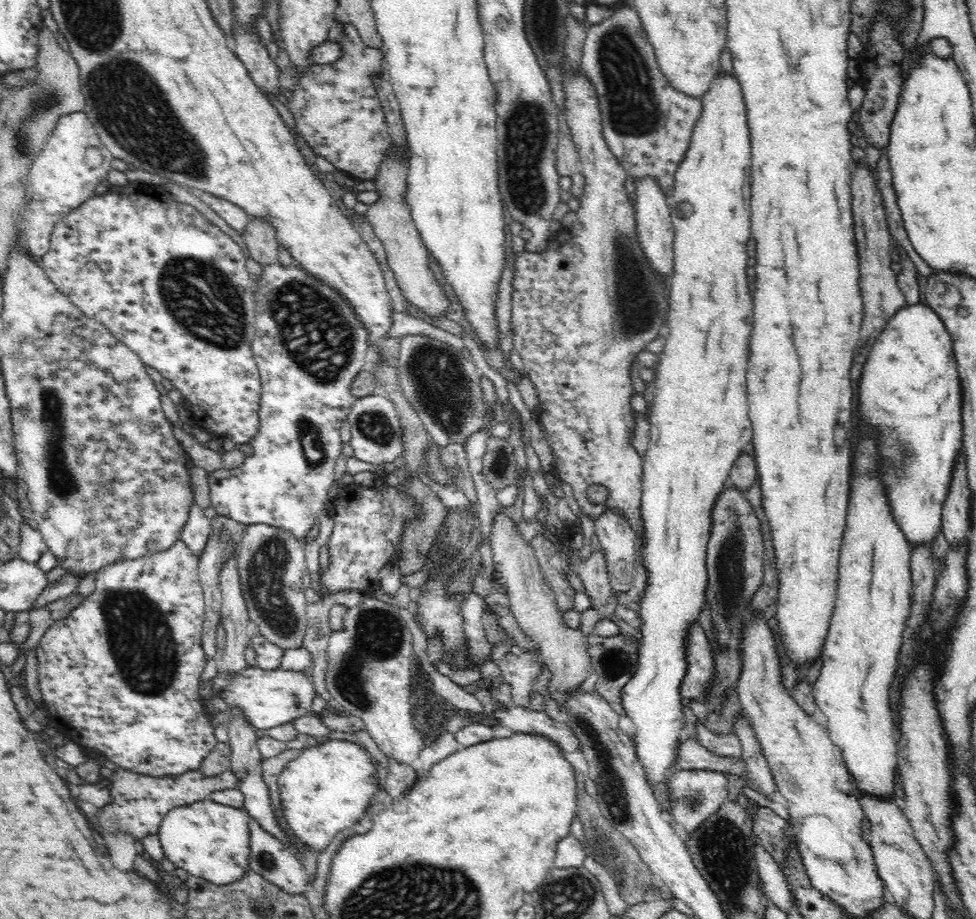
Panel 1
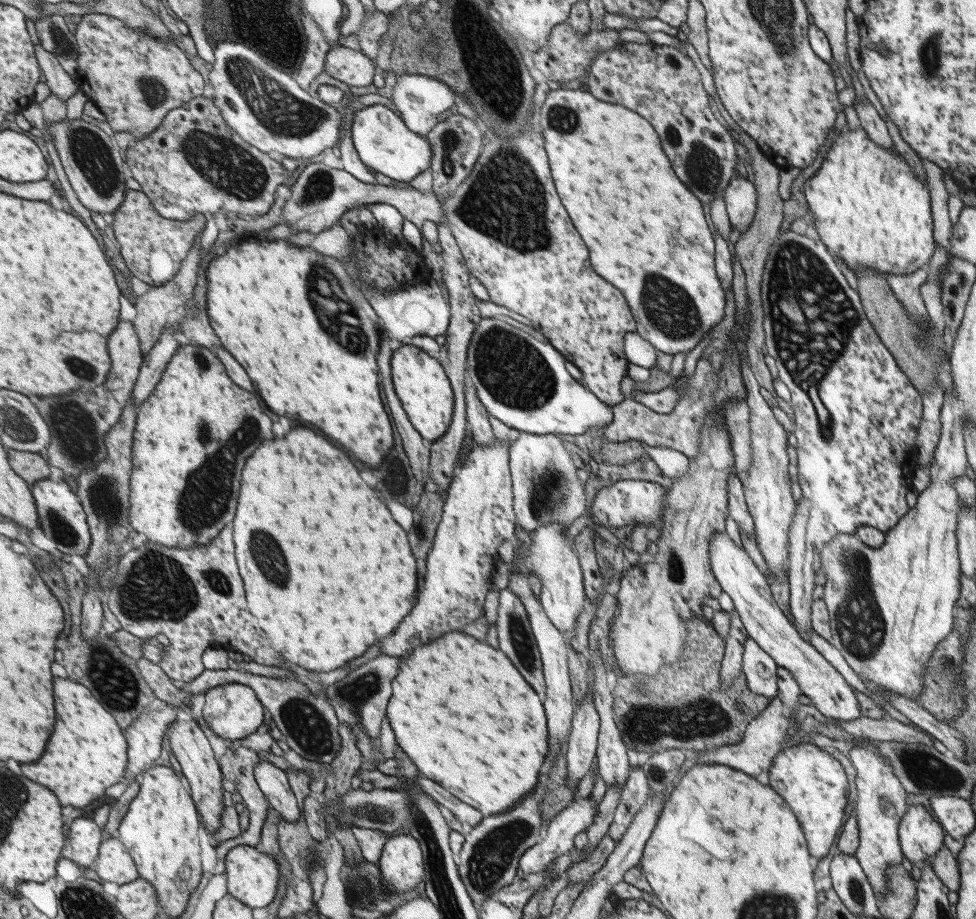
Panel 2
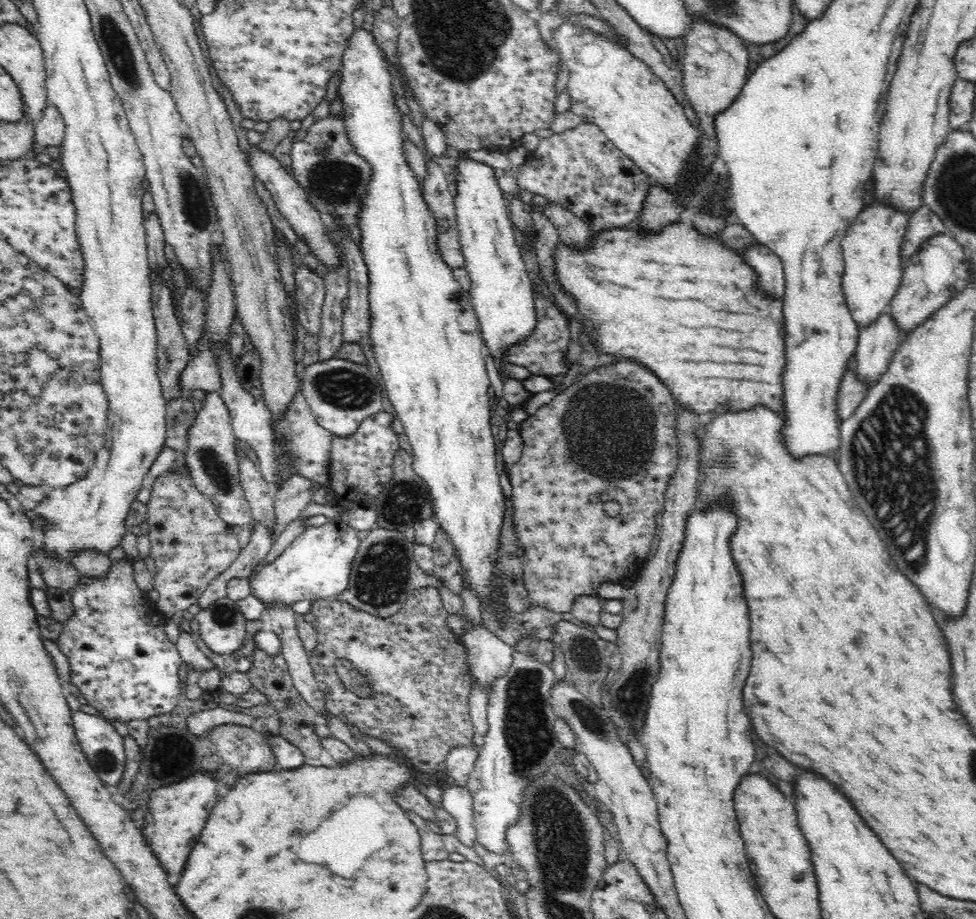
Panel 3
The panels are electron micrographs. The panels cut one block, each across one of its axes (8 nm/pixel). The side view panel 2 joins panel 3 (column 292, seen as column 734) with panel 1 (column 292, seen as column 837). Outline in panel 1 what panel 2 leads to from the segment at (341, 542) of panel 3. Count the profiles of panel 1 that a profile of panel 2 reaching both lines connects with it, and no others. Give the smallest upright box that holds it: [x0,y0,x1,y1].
[213,666,317,735]

